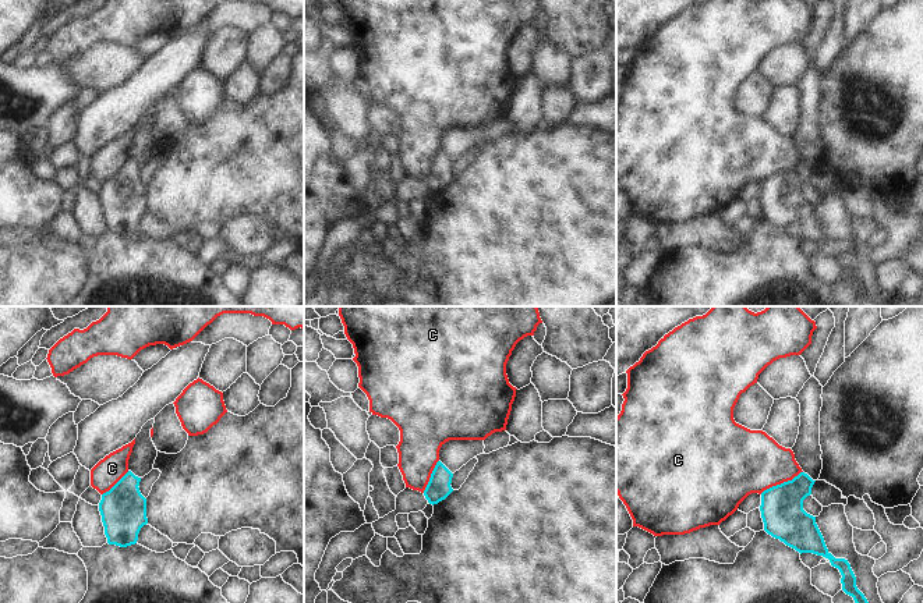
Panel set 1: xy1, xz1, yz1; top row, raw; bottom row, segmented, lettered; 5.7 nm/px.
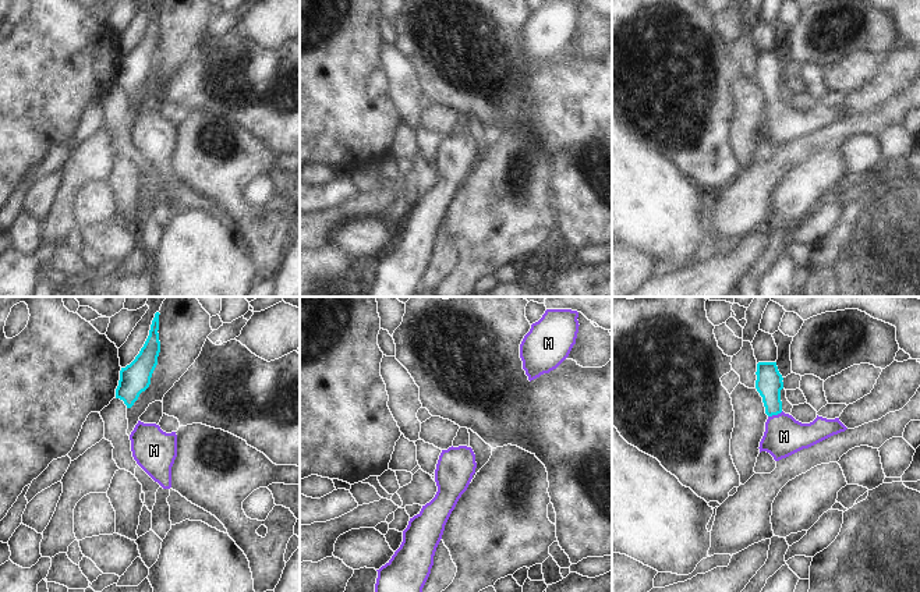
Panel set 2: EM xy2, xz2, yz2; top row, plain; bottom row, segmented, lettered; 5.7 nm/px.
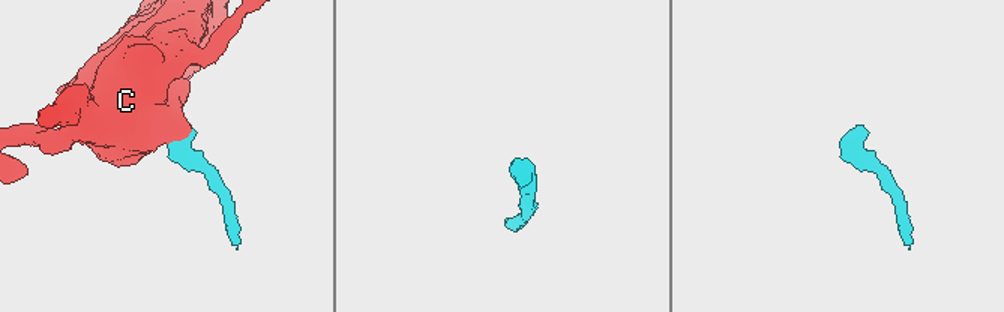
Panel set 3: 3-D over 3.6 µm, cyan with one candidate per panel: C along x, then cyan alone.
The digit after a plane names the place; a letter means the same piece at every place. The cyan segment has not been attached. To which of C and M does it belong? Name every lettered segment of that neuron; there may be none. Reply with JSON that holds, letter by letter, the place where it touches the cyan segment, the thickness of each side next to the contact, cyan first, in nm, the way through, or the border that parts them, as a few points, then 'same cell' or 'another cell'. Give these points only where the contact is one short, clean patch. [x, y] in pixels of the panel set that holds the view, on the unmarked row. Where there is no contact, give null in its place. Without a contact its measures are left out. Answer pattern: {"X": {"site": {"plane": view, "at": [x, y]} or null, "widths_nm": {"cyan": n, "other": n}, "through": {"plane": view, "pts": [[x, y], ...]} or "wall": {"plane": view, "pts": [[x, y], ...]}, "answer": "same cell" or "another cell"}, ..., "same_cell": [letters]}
{"C": {"site": {"plane": "yz1", "at": [781, 171]}, "widths_nm": {"cyan": 240, "other": 380}, "wall": {"plane": "yz1", "pts": [[802, 159], [791, 167], [773, 173], [760, 181]]}, "answer": "another cell"}, "M": {"site": {"plane": "yz2", "at": [775, 102]}, "widths_nm": {"cyan": 150, "other": 220}, "through": {"plane": "yz2", "pts": [[768, 71], [775, 102], [784, 124]]}, "answer": "same cell"}, "same_cell": ["M"]}

